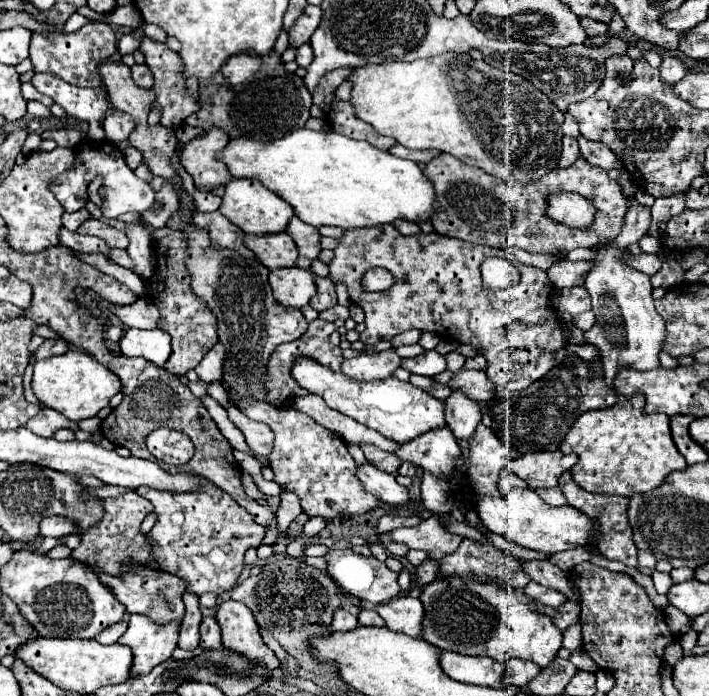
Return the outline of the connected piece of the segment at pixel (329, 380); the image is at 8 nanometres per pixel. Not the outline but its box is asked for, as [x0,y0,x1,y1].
[291,358,445,444]

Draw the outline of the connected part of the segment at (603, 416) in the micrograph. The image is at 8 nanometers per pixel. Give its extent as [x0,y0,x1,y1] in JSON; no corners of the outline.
[559,394,687,496]

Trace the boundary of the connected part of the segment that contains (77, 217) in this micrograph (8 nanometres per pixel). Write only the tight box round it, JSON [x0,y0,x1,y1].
[63,208,91,232]

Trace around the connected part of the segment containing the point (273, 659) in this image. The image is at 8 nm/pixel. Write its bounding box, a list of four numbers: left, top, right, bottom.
[215,602,281,670]

